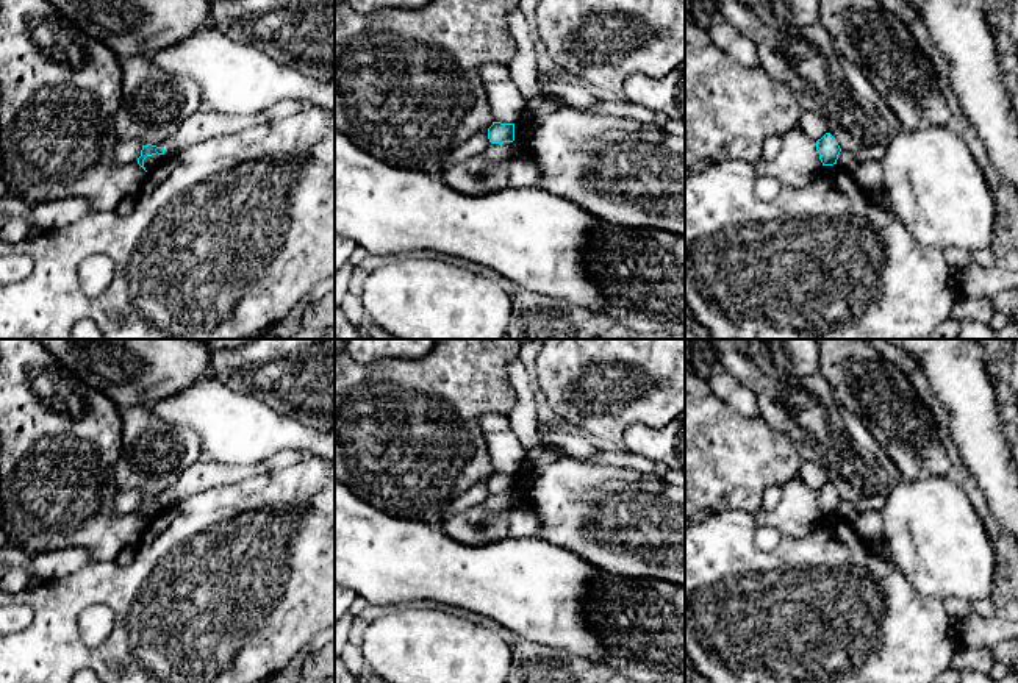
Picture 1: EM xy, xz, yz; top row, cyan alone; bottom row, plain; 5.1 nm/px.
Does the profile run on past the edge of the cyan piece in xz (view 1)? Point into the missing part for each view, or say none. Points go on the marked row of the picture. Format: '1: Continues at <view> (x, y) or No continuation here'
1: No continuation here

